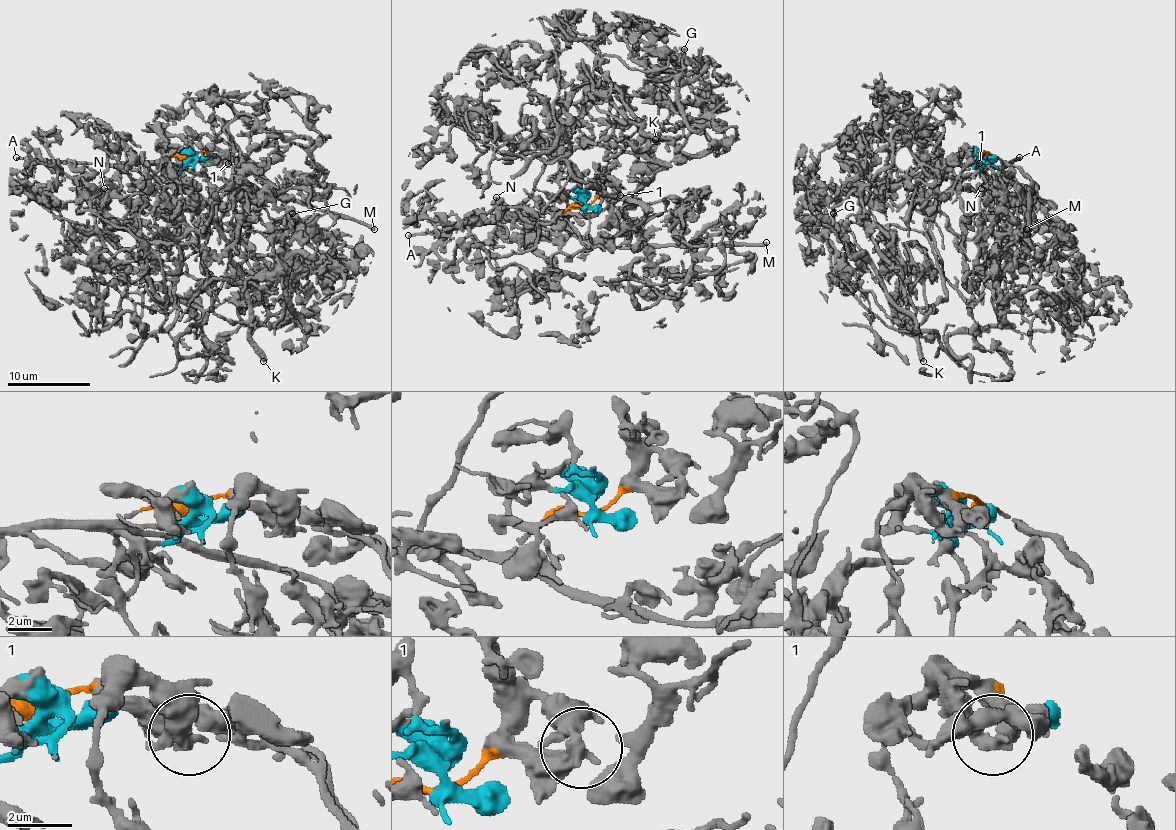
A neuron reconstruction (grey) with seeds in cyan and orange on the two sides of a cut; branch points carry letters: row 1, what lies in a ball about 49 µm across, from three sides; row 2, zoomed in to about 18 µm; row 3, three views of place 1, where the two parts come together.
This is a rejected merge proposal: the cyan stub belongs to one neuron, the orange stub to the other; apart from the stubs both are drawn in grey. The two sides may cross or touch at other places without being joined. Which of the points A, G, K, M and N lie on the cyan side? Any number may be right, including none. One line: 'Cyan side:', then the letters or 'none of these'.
Cyan side: G, K, N

